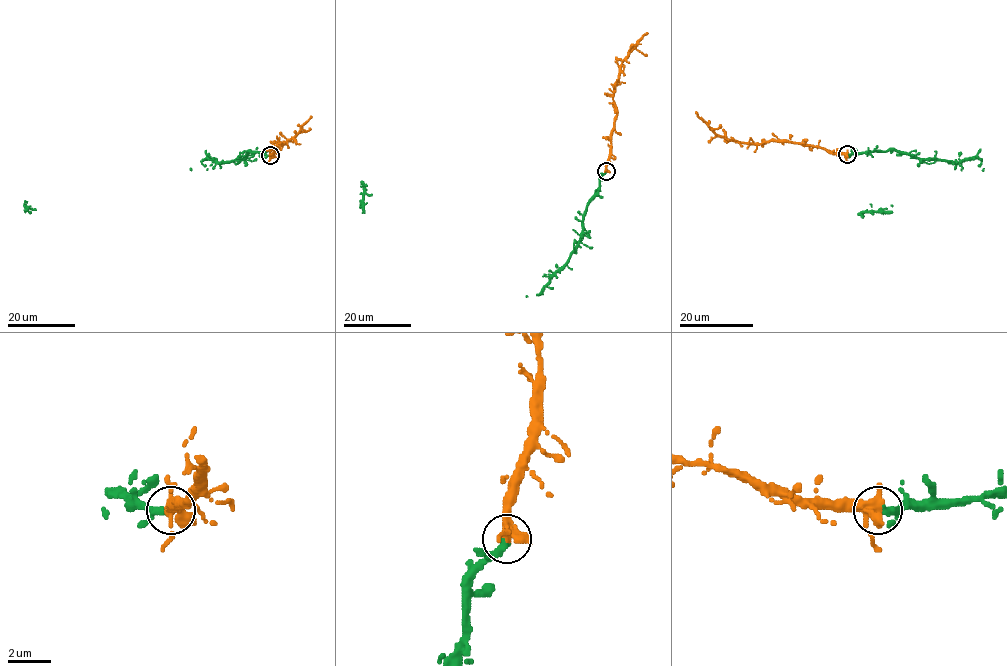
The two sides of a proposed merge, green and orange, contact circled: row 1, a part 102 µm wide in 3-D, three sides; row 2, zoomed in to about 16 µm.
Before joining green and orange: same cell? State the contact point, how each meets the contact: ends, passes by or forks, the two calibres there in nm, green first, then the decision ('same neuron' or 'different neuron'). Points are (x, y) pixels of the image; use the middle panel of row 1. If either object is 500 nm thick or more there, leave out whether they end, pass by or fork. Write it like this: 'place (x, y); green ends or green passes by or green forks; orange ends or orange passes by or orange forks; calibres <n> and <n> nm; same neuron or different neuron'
place (606, 171); green passes by; orange forks; calibres 260 and 320 nm; same neuron

